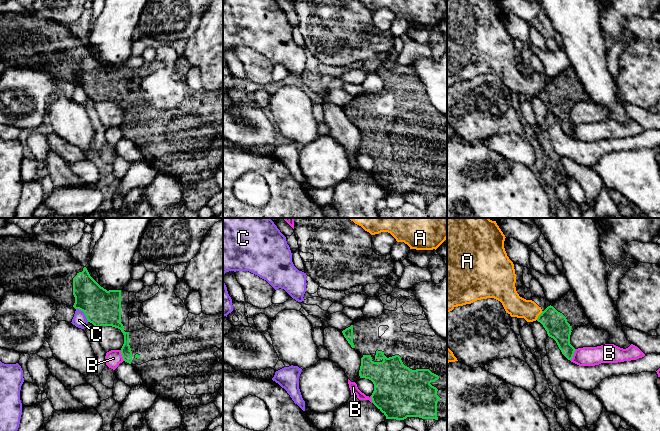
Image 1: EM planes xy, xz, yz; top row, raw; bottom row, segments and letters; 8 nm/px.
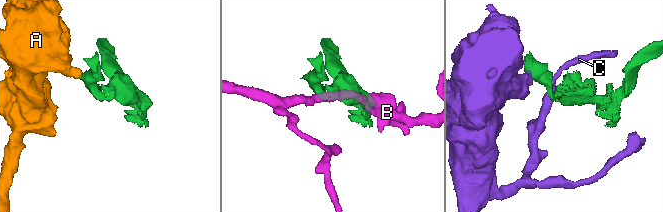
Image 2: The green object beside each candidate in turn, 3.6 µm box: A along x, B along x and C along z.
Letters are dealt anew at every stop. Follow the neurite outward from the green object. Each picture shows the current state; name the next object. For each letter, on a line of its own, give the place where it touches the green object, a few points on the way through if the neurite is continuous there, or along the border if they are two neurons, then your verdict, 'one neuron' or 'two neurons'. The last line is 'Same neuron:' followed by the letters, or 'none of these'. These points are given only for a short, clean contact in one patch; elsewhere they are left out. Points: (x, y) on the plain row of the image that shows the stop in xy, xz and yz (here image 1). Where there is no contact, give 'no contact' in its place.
A: meets green in yz at (539, 91); border along yz (542, 87), (536, 95); two neurons
B: meets green in yz at (573, 130); two neurons
C: meets green in xy at (84, 89); border along xy (76, 84), (83, 88), (88, 97); two neurons
Same neuron: none of these

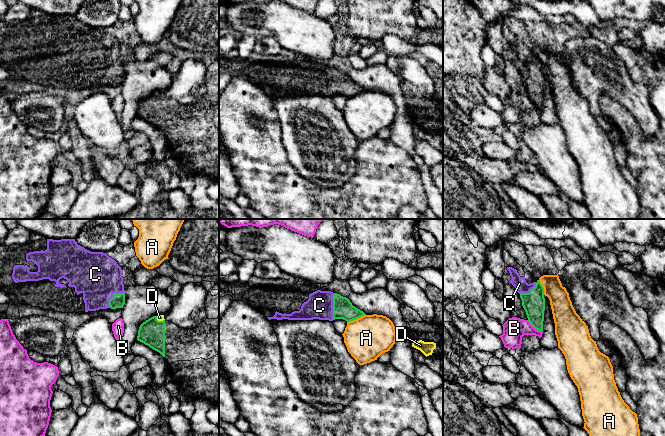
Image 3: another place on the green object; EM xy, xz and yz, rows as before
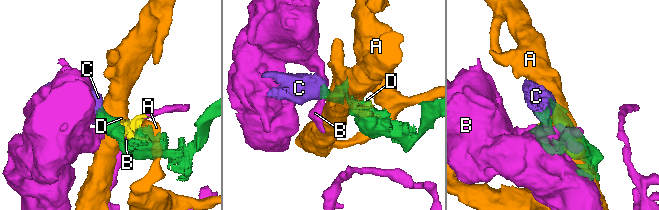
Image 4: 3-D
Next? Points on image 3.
A: meets green in xz at (356, 94); two neurons
B: meets green in yz at (535, 104); border along yz (527, 96), (536, 105), (542, 107); two neurons
C: meets green in xz at (333, 82); runs through xz (343, 85), (333, 82), (319, 81); one neuron
D: meets green in xy at (159, 97); one neuron
Same neuron: C, D

